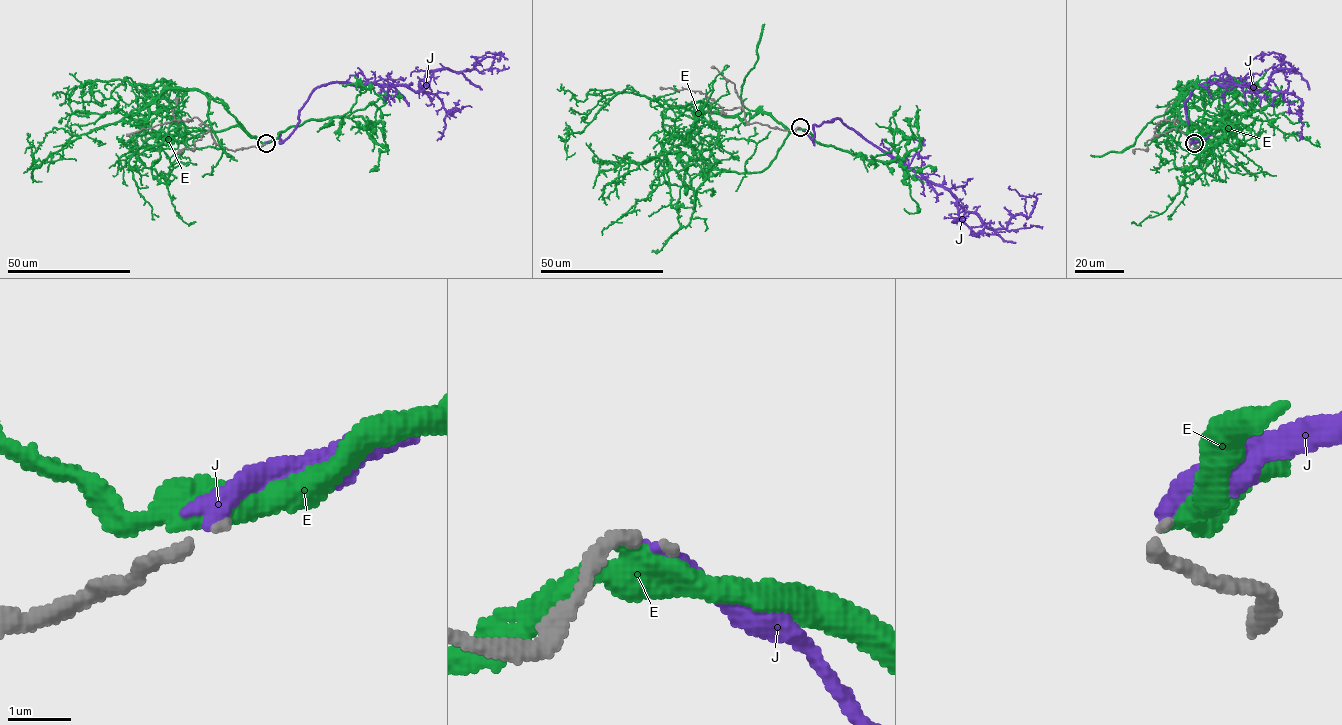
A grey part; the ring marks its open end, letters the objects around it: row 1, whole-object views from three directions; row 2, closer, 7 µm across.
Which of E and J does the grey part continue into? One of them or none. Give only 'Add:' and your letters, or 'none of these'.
Add: none of these

